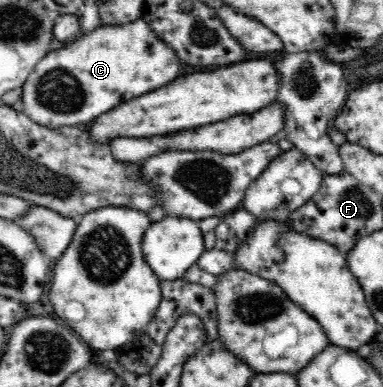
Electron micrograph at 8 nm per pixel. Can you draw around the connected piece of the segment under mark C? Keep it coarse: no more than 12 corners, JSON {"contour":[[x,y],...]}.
{"contour":[[143,19],[49,51],[19,109],[45,127],[93,122],[179,77]]}

